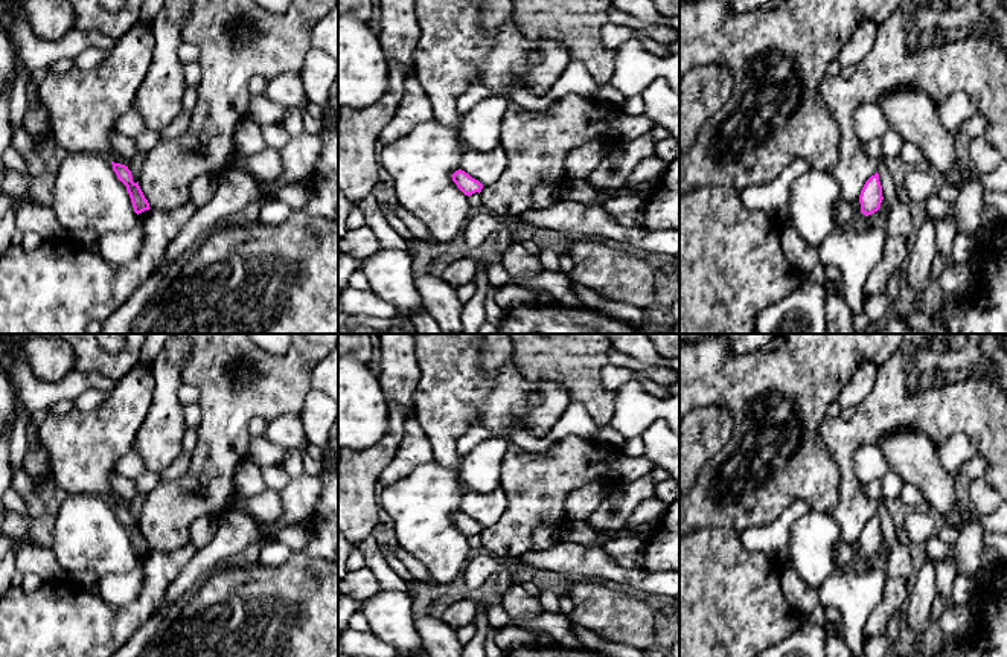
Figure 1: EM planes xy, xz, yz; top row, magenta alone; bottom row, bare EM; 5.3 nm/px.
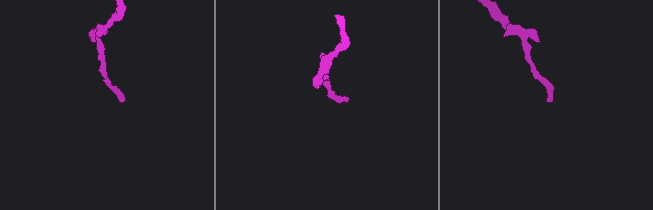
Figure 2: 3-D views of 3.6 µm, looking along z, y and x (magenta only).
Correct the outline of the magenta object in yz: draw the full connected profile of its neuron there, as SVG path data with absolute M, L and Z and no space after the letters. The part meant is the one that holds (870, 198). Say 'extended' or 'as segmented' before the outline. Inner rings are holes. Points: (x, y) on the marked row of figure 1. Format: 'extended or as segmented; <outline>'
as segmented; M876 172L874 175L871 175L859 195L859 203L861 203L861 212L868 216L874 212L879 210L881 203L882 203L884 197L882 197L882 186L879 181L879 174Z

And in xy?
as segmented; M111 162L111 165L113 165L113 171L116 172L117 178L126 186L134 212L139 215L145 210L149 210L151 209L149 203L145 198L145 195L139 186L139 181L137 183L133 181L133 175L131 175L131 171L128 169L128 166L114 163L114 162Z

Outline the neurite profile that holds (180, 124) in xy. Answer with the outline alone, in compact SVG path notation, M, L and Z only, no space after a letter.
M181 110L181 113L163 130L161 142L174 140L184 134L190 125L192 111Z

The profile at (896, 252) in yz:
M888 236L885 241L885 250L882 259L871 270L864 285L862 291L864 299L879 293L885 293L890 277L896 271L905 270L908 256L909 256L909 247L906 238Z

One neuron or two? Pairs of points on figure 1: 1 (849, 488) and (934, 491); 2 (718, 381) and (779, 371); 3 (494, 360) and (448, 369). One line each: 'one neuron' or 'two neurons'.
1: two neurons
2: one neuron
3: two neurons

